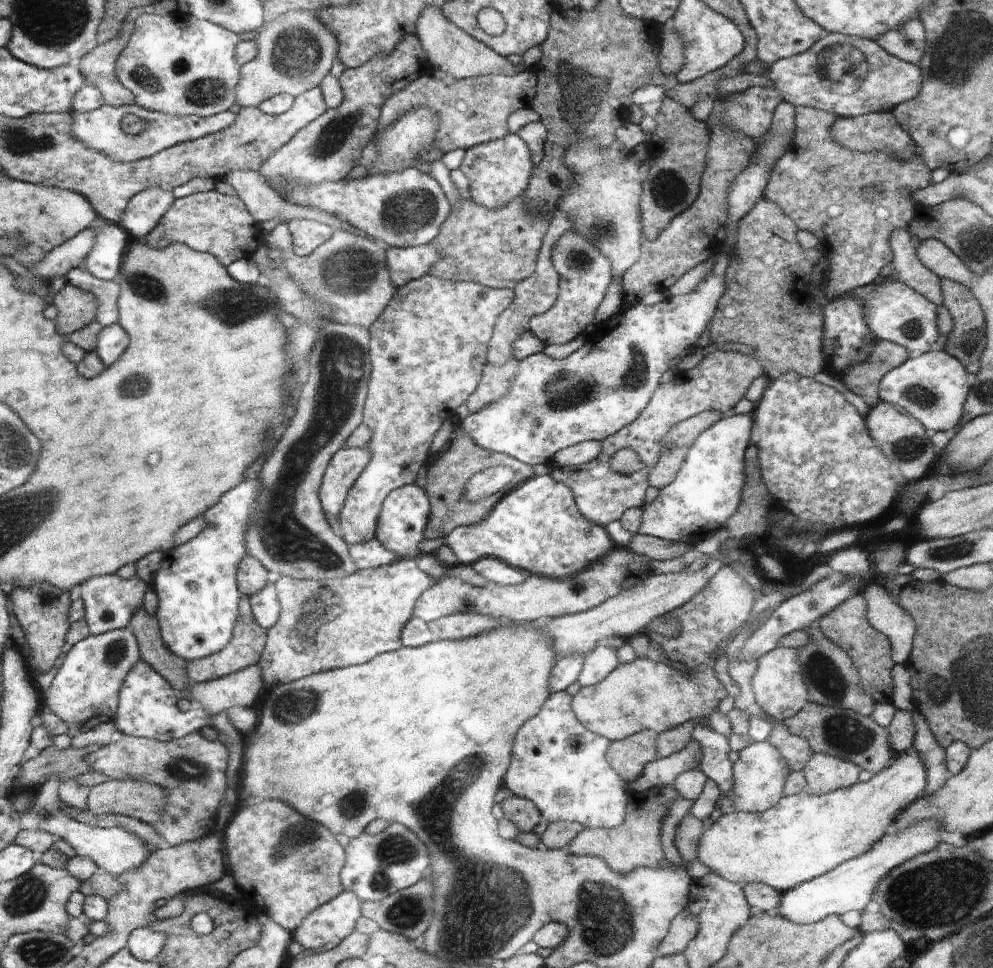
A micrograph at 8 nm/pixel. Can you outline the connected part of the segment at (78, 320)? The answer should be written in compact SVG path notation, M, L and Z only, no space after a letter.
M66 283L53 295L53 304L58 307L56 317L63 336L69 335L94 320L97 302L92 293Z

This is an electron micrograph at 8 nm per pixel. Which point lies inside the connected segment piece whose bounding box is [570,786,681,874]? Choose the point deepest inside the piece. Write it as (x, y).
(637, 841)

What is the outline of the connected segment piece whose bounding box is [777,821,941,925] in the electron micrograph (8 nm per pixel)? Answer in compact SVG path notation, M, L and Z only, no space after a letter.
M924 821L916 823L904 832L889 829L875 845L872 850L866 852L864 856L840 863L835 869L829 870L822 876L800 883L794 888L781 893L778 915L799 925L809 925L822 920L828 915L846 914L850 910L861 912L869 905L872 905L872 891L895 866L904 864L909 858L914 858L916 854L930 850L932 846L938 844L934 838L936 832L941 832L935 821Z

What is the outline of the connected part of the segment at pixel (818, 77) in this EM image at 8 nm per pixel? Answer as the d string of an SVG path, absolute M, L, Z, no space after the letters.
M828 31L803 53L776 61L769 72L784 101L795 107L817 108L838 118L892 111L896 105L913 99L923 81L919 65L892 56L876 41Z

